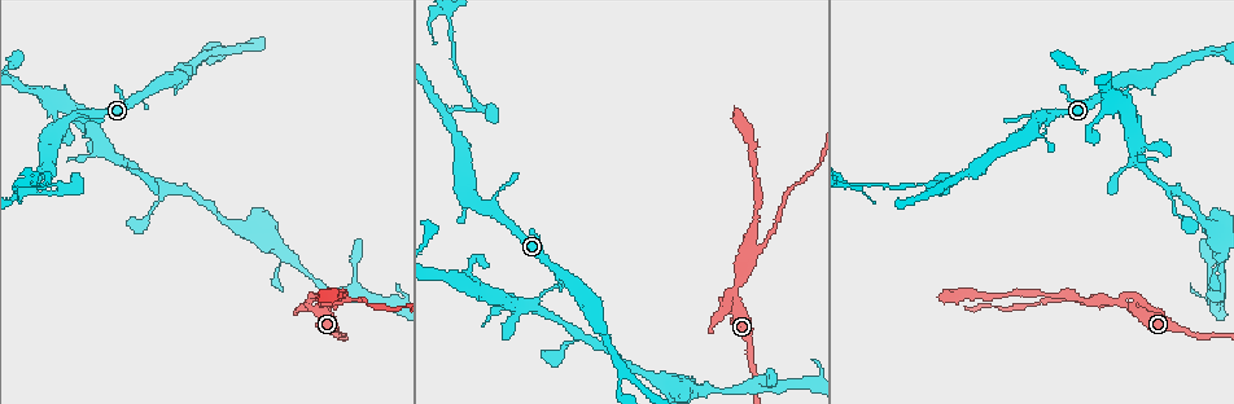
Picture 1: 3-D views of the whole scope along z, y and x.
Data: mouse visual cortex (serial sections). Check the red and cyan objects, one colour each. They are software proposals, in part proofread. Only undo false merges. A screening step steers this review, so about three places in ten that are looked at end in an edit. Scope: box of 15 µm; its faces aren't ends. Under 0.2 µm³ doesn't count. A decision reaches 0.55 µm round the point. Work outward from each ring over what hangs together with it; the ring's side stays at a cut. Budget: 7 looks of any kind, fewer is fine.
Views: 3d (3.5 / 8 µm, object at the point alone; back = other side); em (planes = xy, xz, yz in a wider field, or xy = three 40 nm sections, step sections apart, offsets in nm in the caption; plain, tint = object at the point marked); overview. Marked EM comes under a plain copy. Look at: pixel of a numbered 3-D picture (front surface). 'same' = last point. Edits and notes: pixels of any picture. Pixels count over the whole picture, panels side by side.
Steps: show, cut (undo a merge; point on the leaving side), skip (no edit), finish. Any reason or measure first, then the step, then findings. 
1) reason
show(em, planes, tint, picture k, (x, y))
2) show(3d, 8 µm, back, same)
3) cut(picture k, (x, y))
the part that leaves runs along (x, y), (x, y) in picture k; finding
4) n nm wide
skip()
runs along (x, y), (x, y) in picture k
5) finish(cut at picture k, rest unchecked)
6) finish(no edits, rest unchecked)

arms run side by side
show(3d, 3.5 µm, picture 1, (742, 259))

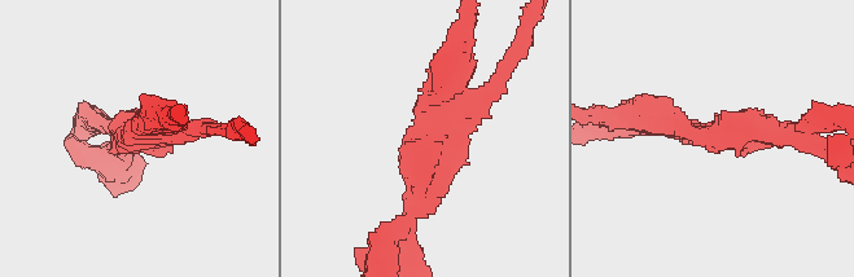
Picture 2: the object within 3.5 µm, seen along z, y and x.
3 arms; arms of 250, 300, 400 nm; shape alone is not enough
show(em, xy, step 3, tint, picture 2, (142, 137))

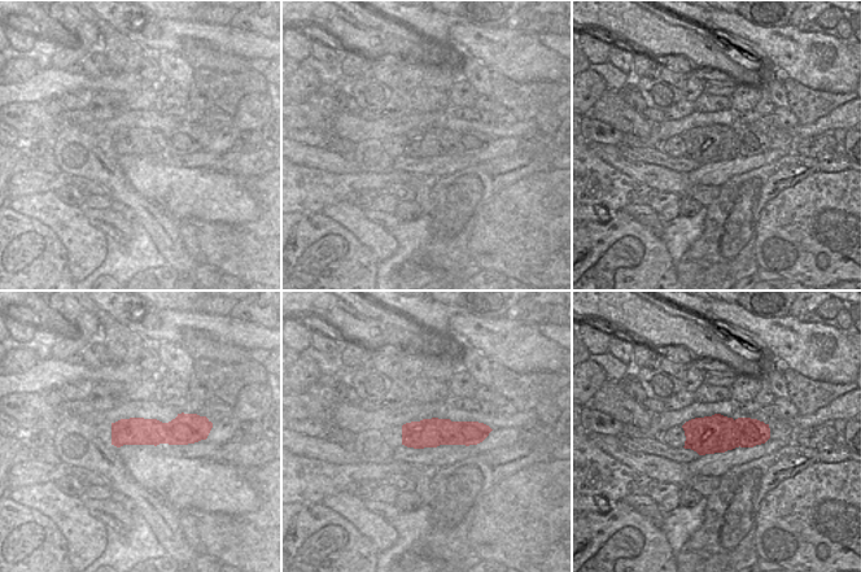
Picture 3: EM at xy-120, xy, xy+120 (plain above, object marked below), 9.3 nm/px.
cut it another way
show(em, planes, tint, same)

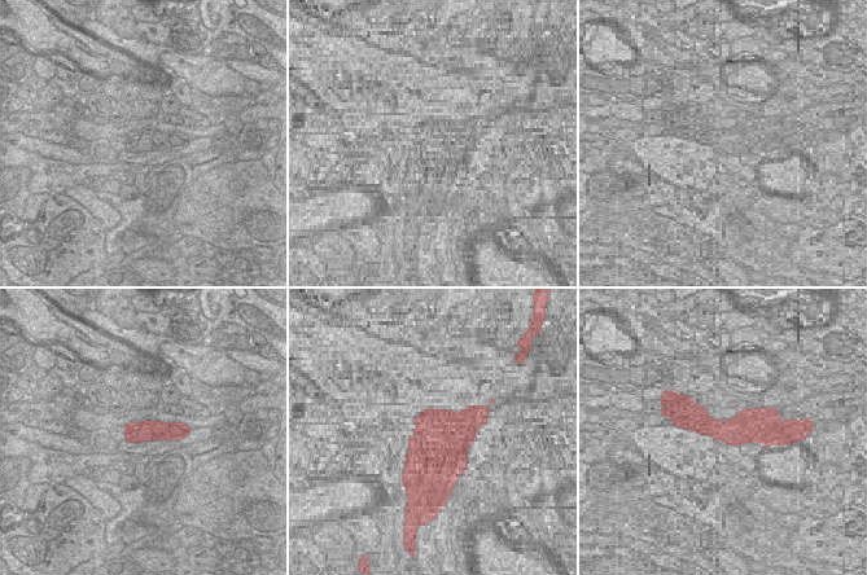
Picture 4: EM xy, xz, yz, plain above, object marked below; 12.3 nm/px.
cut(picture 2, (509, 66))
a second cell is stuck on

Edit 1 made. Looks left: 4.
show(overview)

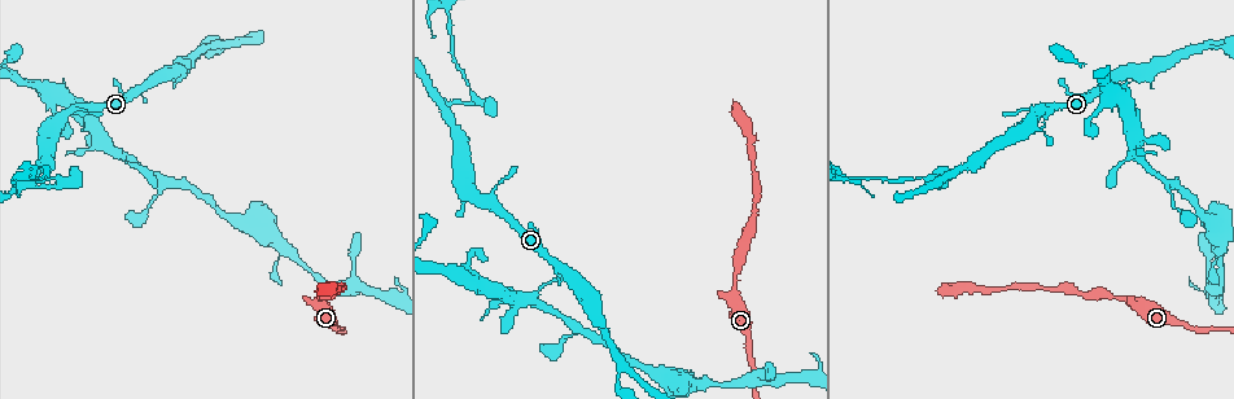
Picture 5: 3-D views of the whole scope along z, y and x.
calibre changes
show(3d, 3.5 µm, picture 5, (621, 363))

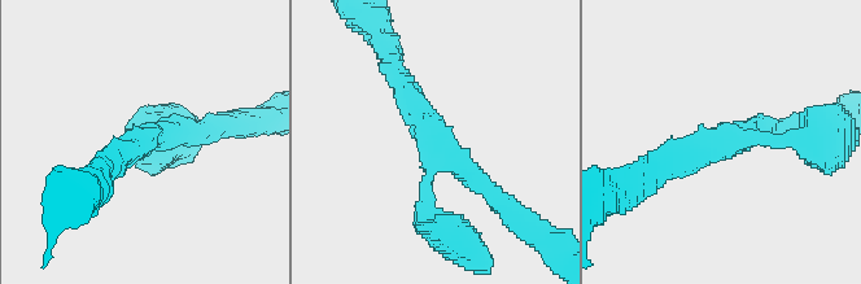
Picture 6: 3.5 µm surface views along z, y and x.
show(em, xy, step 1, tint, picture 6, (150, 139))

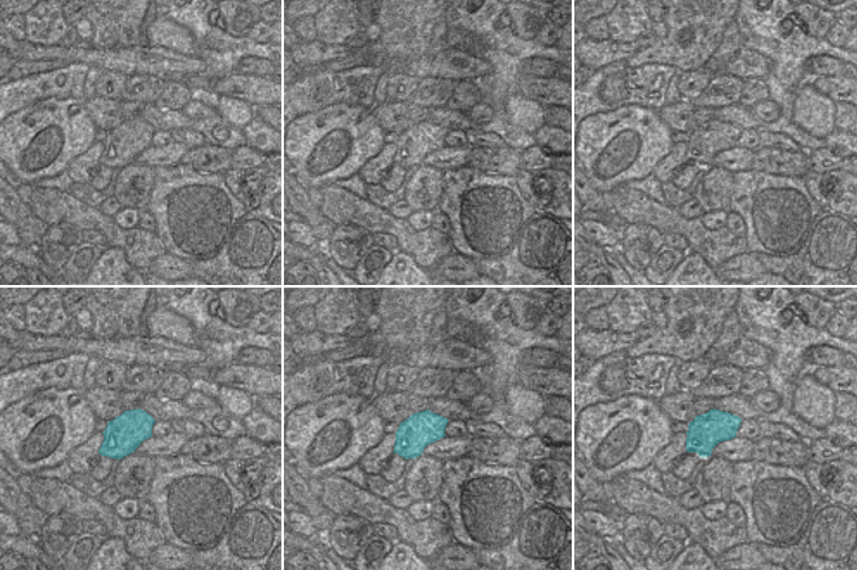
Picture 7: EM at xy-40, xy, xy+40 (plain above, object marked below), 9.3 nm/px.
arms of 200, 250, 300 nm
skip()
runs along (398, 81), (438, 147), (427, 180), (435, 226) in picture 6; all the same cell

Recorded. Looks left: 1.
finish(cut at picture 2, rest unchecked)

